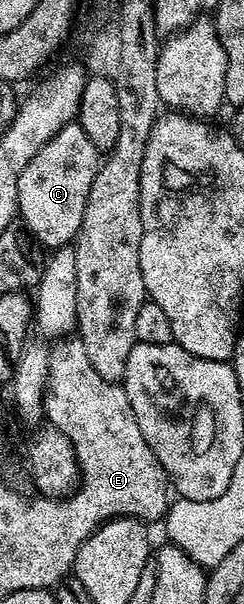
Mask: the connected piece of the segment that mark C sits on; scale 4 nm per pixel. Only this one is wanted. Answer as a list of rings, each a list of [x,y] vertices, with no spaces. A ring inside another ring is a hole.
[[[74,121],[59,129],[59,133],[31,157],[31,165],[27,165],[19,177],[17,209],[20,222],[25,222],[24,230],[48,249],[70,246],[81,227],[87,193],[91,193],[91,181],[95,181],[98,166],[99,153],[80,125]]]

